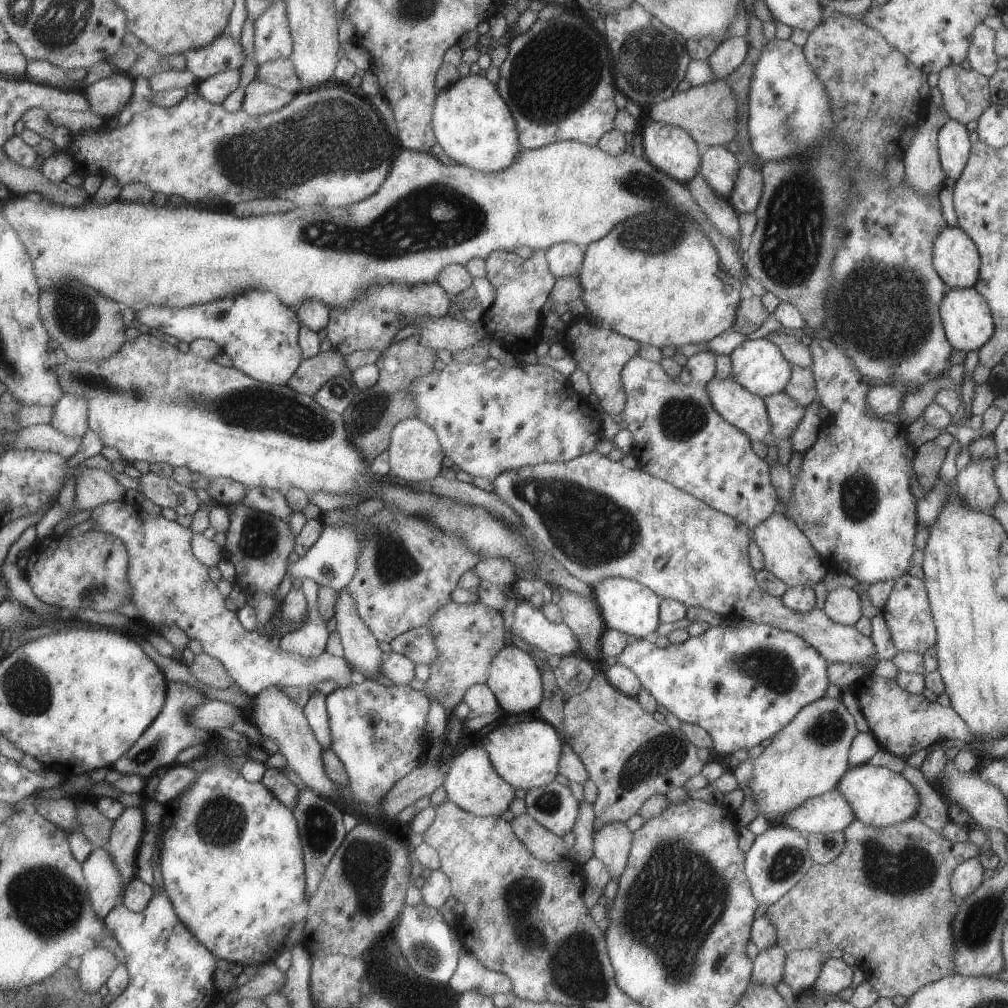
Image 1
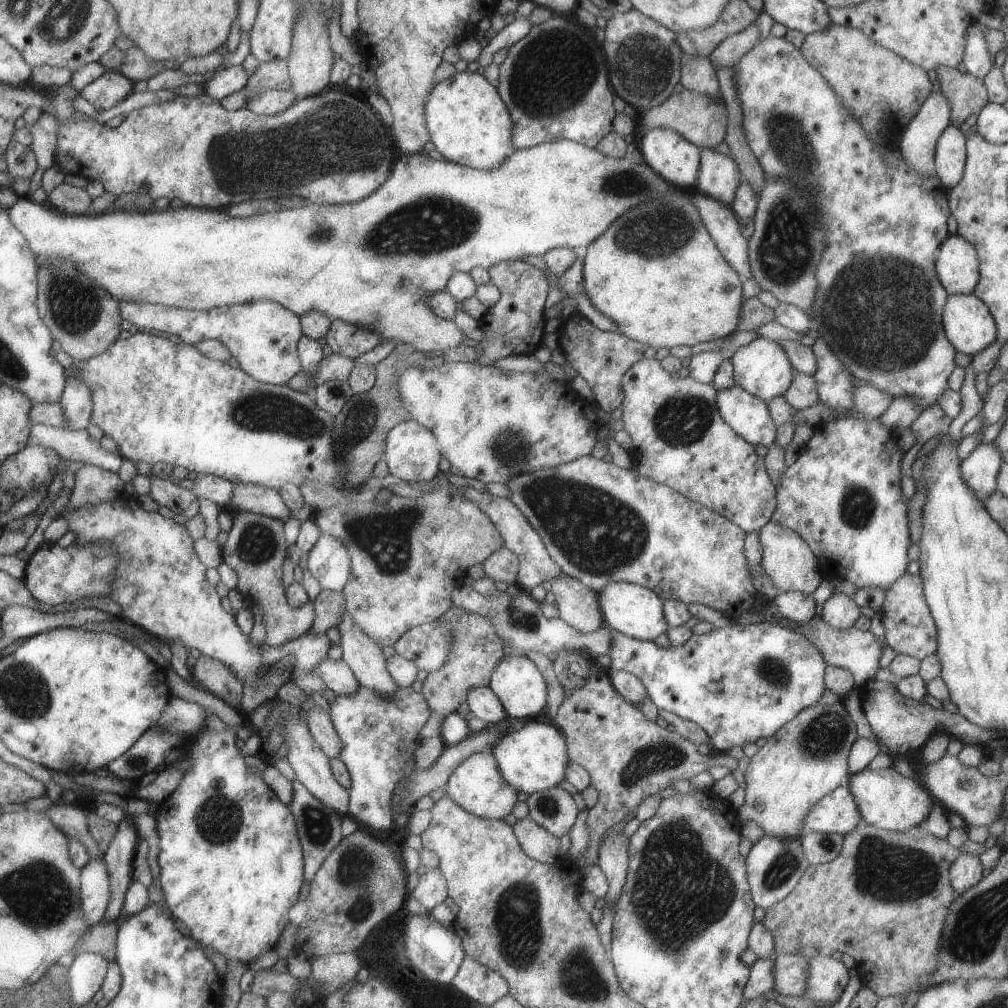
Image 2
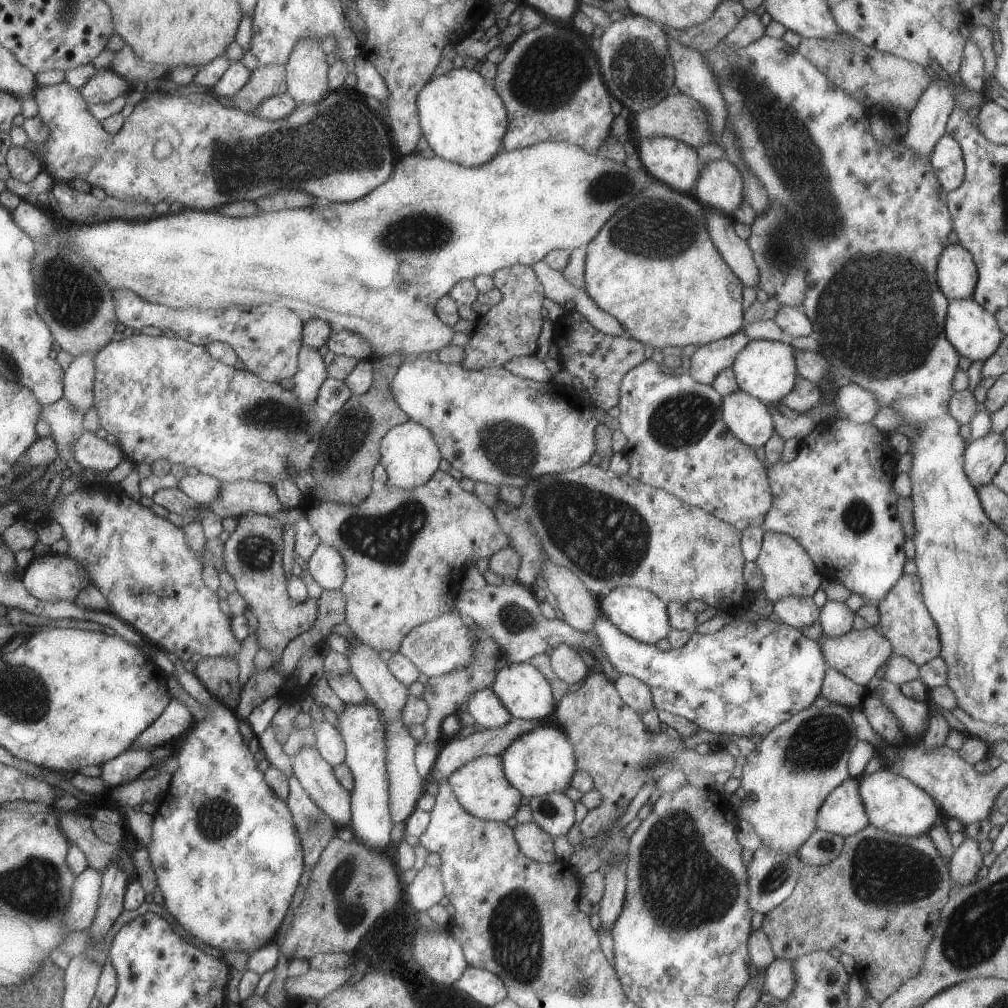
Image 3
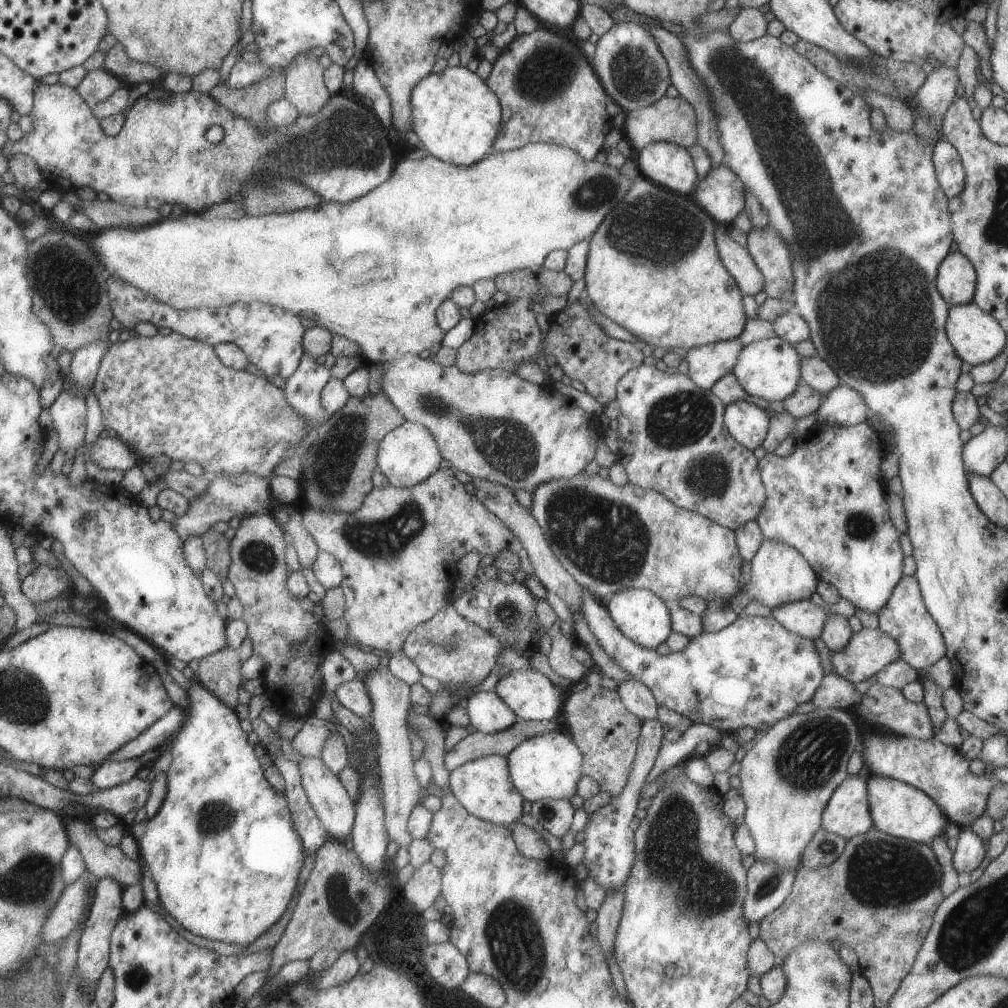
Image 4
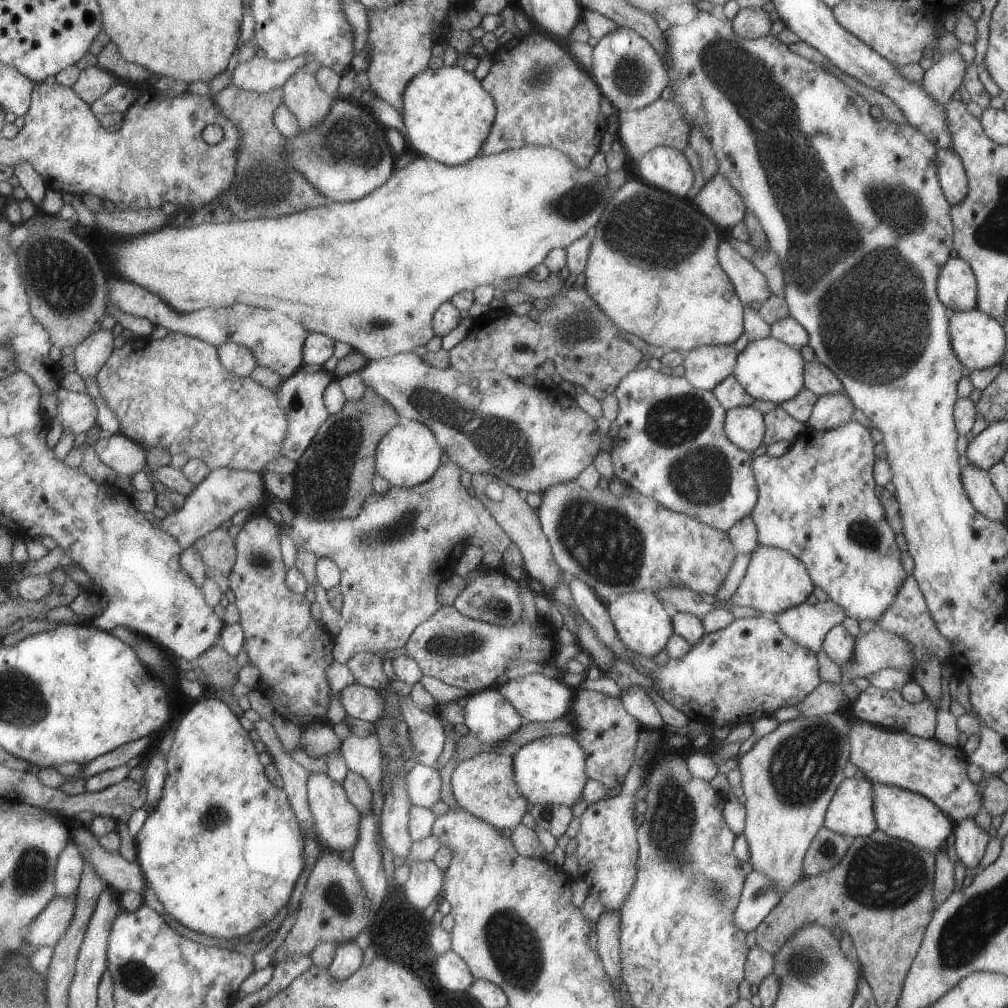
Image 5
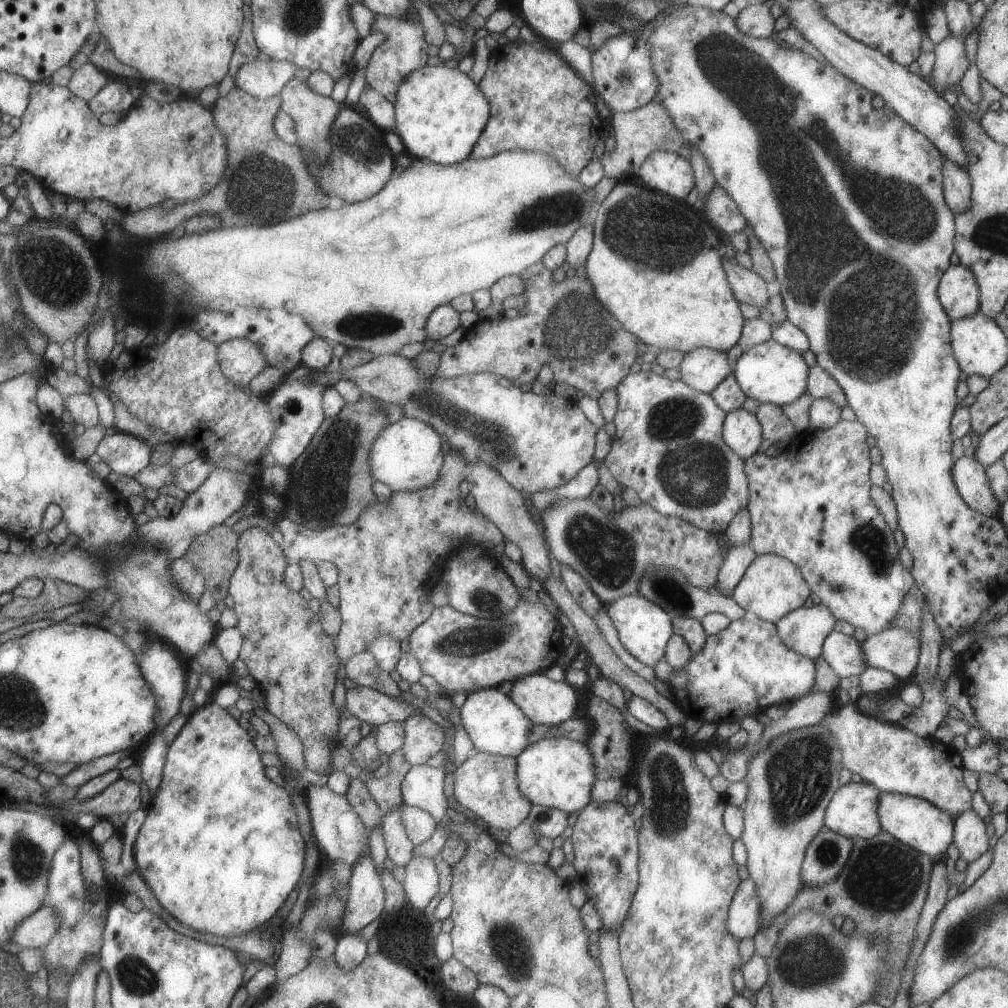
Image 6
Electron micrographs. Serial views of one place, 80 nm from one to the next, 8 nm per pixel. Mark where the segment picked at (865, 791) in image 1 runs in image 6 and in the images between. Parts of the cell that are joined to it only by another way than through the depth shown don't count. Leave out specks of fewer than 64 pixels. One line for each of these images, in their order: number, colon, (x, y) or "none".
2: (884, 798)
3: (892, 803)
4: (896, 808)
5: (903, 815)
6: (913, 821)

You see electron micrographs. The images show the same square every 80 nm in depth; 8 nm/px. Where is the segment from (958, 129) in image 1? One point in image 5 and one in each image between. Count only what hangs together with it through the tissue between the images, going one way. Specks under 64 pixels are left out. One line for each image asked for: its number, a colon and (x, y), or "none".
2: (950, 152)
3: (946, 160)
4: (949, 172)
5: (951, 176)

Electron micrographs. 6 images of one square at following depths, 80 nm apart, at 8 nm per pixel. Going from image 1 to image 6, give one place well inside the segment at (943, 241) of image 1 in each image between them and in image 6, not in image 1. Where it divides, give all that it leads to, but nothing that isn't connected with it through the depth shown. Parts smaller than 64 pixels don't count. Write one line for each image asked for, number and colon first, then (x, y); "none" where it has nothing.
2: (956, 264)
3: (956, 274)
4: (956, 278)
5: (956, 289)
6: (957, 291)

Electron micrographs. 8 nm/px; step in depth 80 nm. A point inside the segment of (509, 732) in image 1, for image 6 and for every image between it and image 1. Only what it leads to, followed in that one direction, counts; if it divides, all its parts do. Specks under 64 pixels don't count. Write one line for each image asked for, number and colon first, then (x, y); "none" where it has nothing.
2: (530, 758)
3: (541, 761)
4: (546, 766)
5: (551, 770)
6: (557, 773)

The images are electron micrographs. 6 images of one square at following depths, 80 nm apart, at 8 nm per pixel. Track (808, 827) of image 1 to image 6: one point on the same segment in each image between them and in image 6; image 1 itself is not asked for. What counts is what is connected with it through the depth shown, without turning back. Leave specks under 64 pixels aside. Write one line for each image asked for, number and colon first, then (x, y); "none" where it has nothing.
2: (835, 812)
3: (842, 813)
4: (846, 813)
5: (850, 812)
6: (851, 811)

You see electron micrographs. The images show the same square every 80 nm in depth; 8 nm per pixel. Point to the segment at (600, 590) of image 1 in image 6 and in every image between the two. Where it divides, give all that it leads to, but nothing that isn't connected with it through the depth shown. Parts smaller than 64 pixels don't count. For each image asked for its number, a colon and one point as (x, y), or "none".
2: (633, 610)
3: (638, 613)
4: (643, 618)
5: (641, 622)
6: (643, 628)

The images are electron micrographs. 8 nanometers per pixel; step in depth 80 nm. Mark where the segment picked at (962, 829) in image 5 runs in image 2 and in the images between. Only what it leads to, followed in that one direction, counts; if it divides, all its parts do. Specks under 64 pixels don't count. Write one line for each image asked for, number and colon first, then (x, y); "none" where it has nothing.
2: (965, 871)
3: (963, 864)
4: (969, 851)

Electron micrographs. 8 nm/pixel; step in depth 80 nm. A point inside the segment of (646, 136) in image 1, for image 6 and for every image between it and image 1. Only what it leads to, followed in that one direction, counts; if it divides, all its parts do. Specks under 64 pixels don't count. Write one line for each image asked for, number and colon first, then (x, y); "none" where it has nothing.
2: (672, 157)
3: (668, 160)
4: (666, 164)
5: (663, 168)
6: (667, 172)

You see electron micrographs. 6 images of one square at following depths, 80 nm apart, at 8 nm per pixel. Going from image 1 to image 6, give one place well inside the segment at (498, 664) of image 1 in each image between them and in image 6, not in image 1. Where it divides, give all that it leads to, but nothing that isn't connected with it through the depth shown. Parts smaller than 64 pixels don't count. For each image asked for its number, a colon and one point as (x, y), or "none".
2: (515, 681)
3: (522, 689)
4: (530, 696)
5: (535, 698)
6: (543, 702)

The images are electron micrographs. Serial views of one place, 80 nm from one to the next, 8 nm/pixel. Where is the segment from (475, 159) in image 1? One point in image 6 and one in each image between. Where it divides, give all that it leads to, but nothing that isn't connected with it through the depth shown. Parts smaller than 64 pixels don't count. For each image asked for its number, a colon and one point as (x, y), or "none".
2: (468, 123)
3: (462, 118)
4: (455, 115)
5: (446, 114)
6: (439, 112)

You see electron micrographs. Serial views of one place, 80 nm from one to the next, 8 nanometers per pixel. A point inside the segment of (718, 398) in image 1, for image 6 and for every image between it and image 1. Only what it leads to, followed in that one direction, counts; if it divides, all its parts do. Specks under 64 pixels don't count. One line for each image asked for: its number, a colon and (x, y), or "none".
2: (747, 415)
3: (749, 420)
4: (747, 423)
5: (743, 426)
6: (741, 431)

